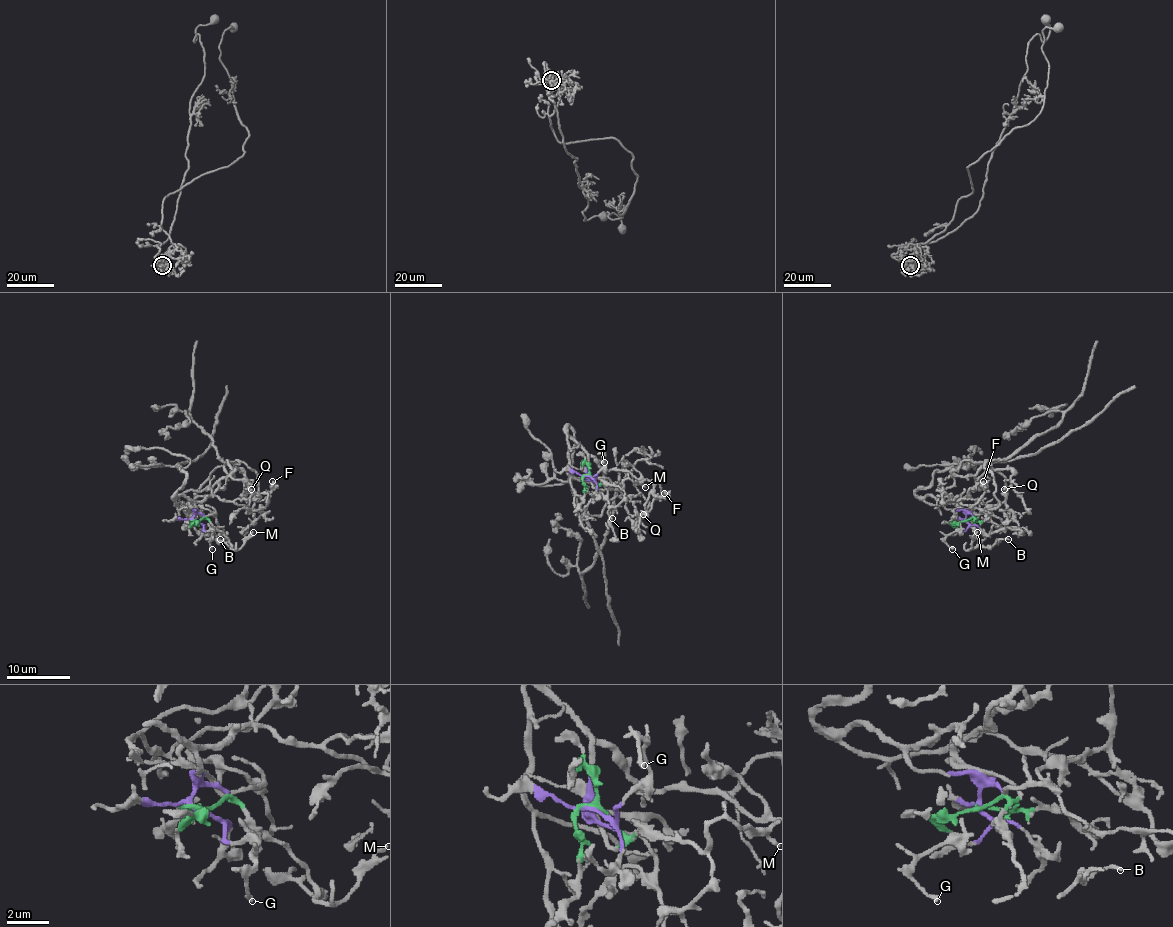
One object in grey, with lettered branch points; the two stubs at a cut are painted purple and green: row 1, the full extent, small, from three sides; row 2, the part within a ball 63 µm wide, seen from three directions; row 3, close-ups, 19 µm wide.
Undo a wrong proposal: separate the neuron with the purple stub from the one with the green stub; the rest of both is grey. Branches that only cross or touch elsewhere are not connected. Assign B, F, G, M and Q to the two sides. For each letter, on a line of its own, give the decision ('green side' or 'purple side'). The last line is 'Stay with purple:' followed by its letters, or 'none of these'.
B: green side
F: purple side
G: purple side
M: green side
Q: purple side
Stay with purple: F, G, Q

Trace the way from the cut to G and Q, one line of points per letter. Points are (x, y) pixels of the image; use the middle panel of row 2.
G: (586, 476), (594, 479), (606, 461), (602, 455), (604, 463)
Q: (586, 476), (586, 453), (567, 434), (567, 472), (602, 490), (618, 490), (633, 520), (639, 520), (644, 514)

